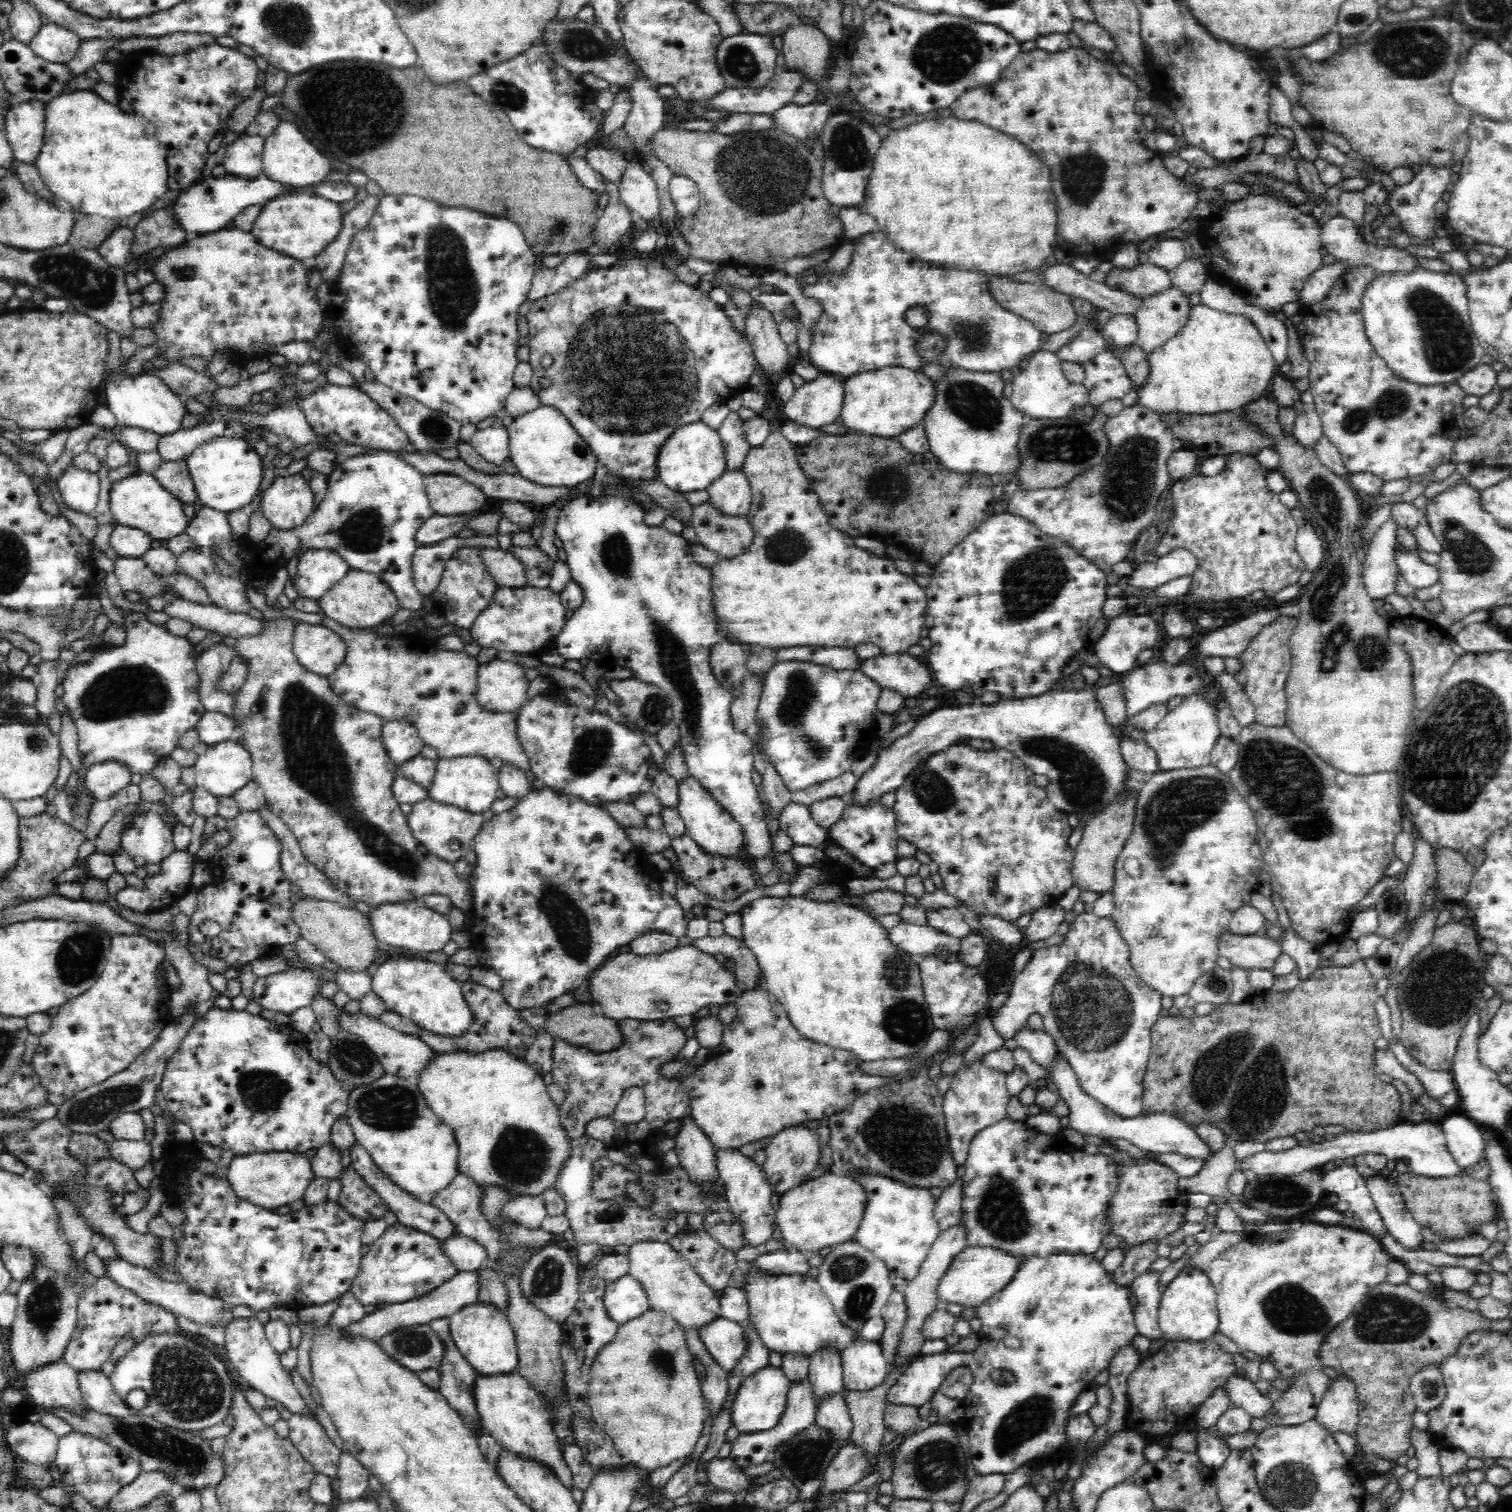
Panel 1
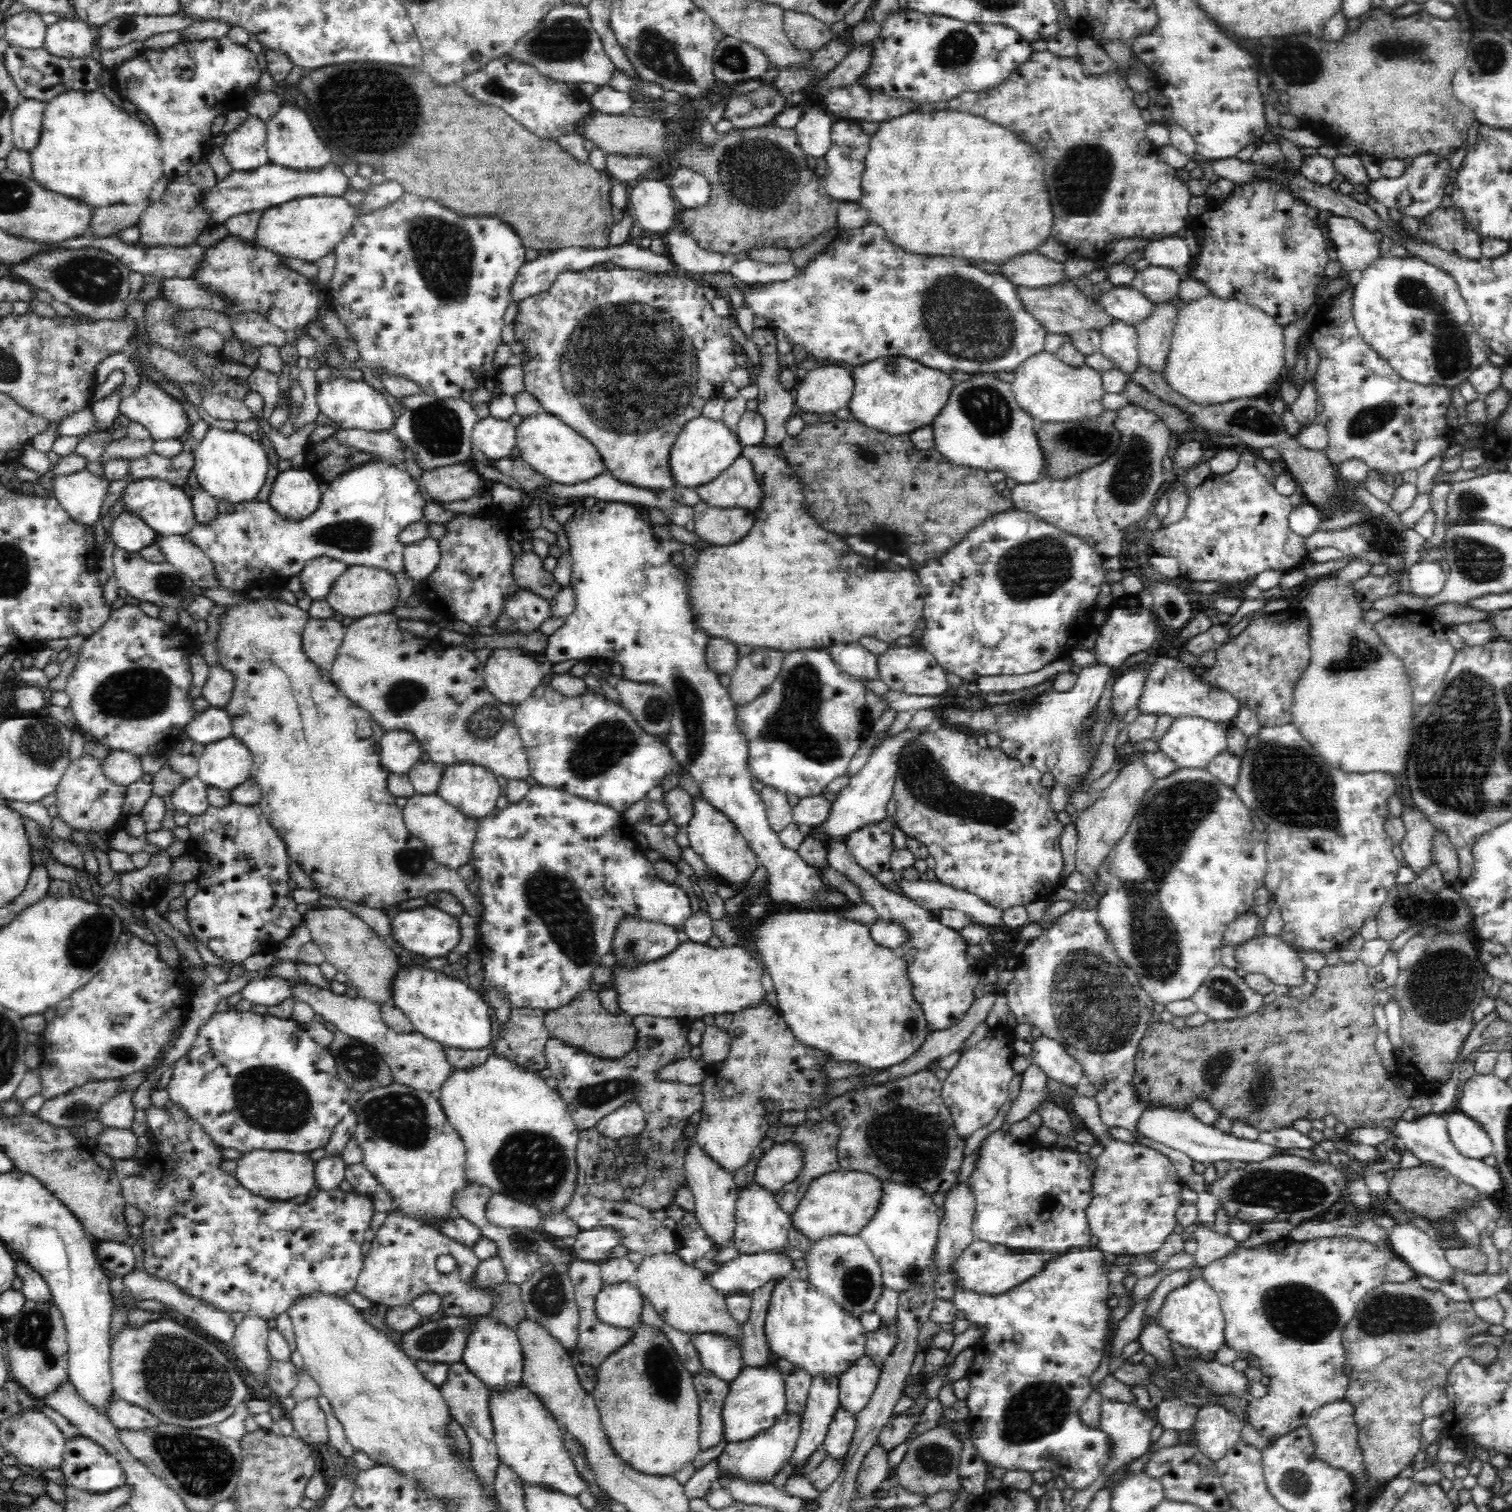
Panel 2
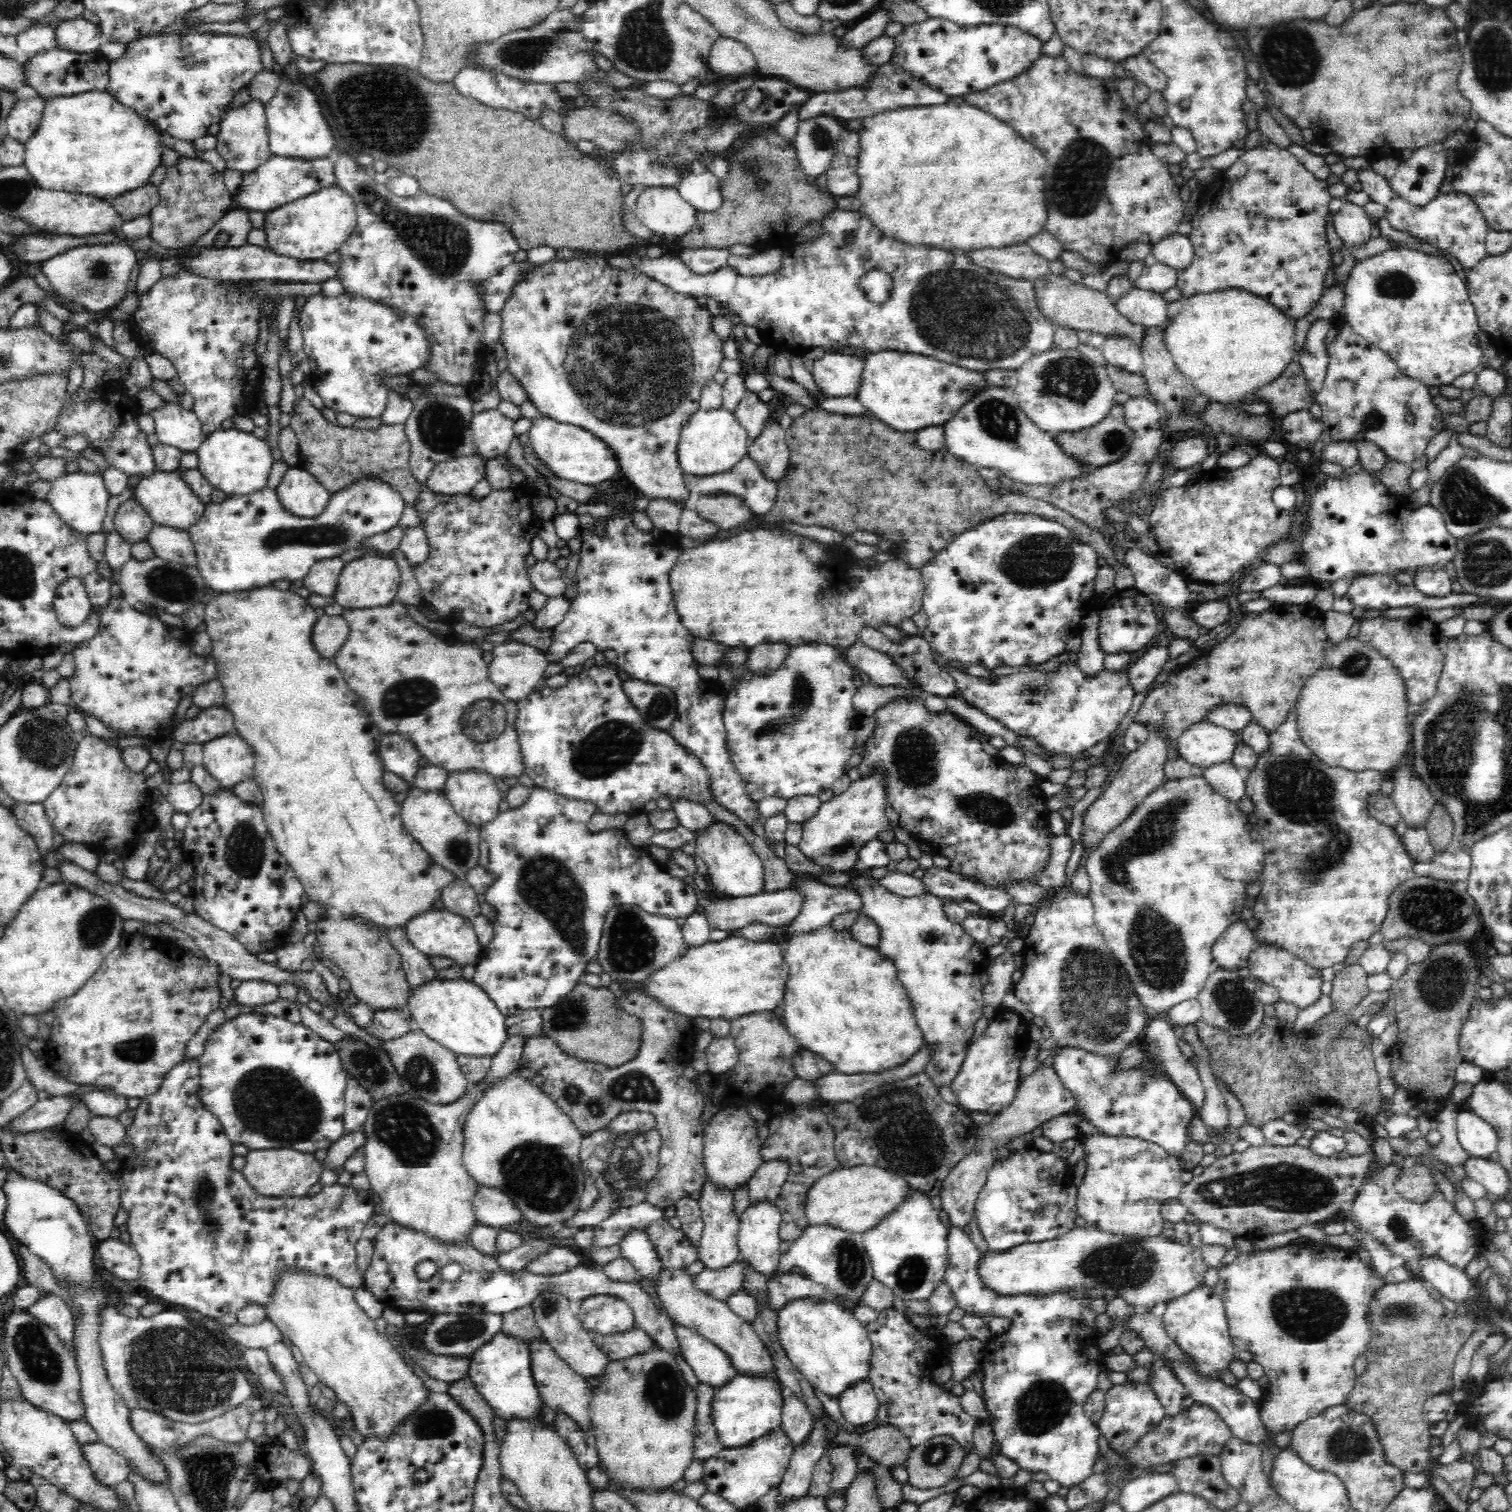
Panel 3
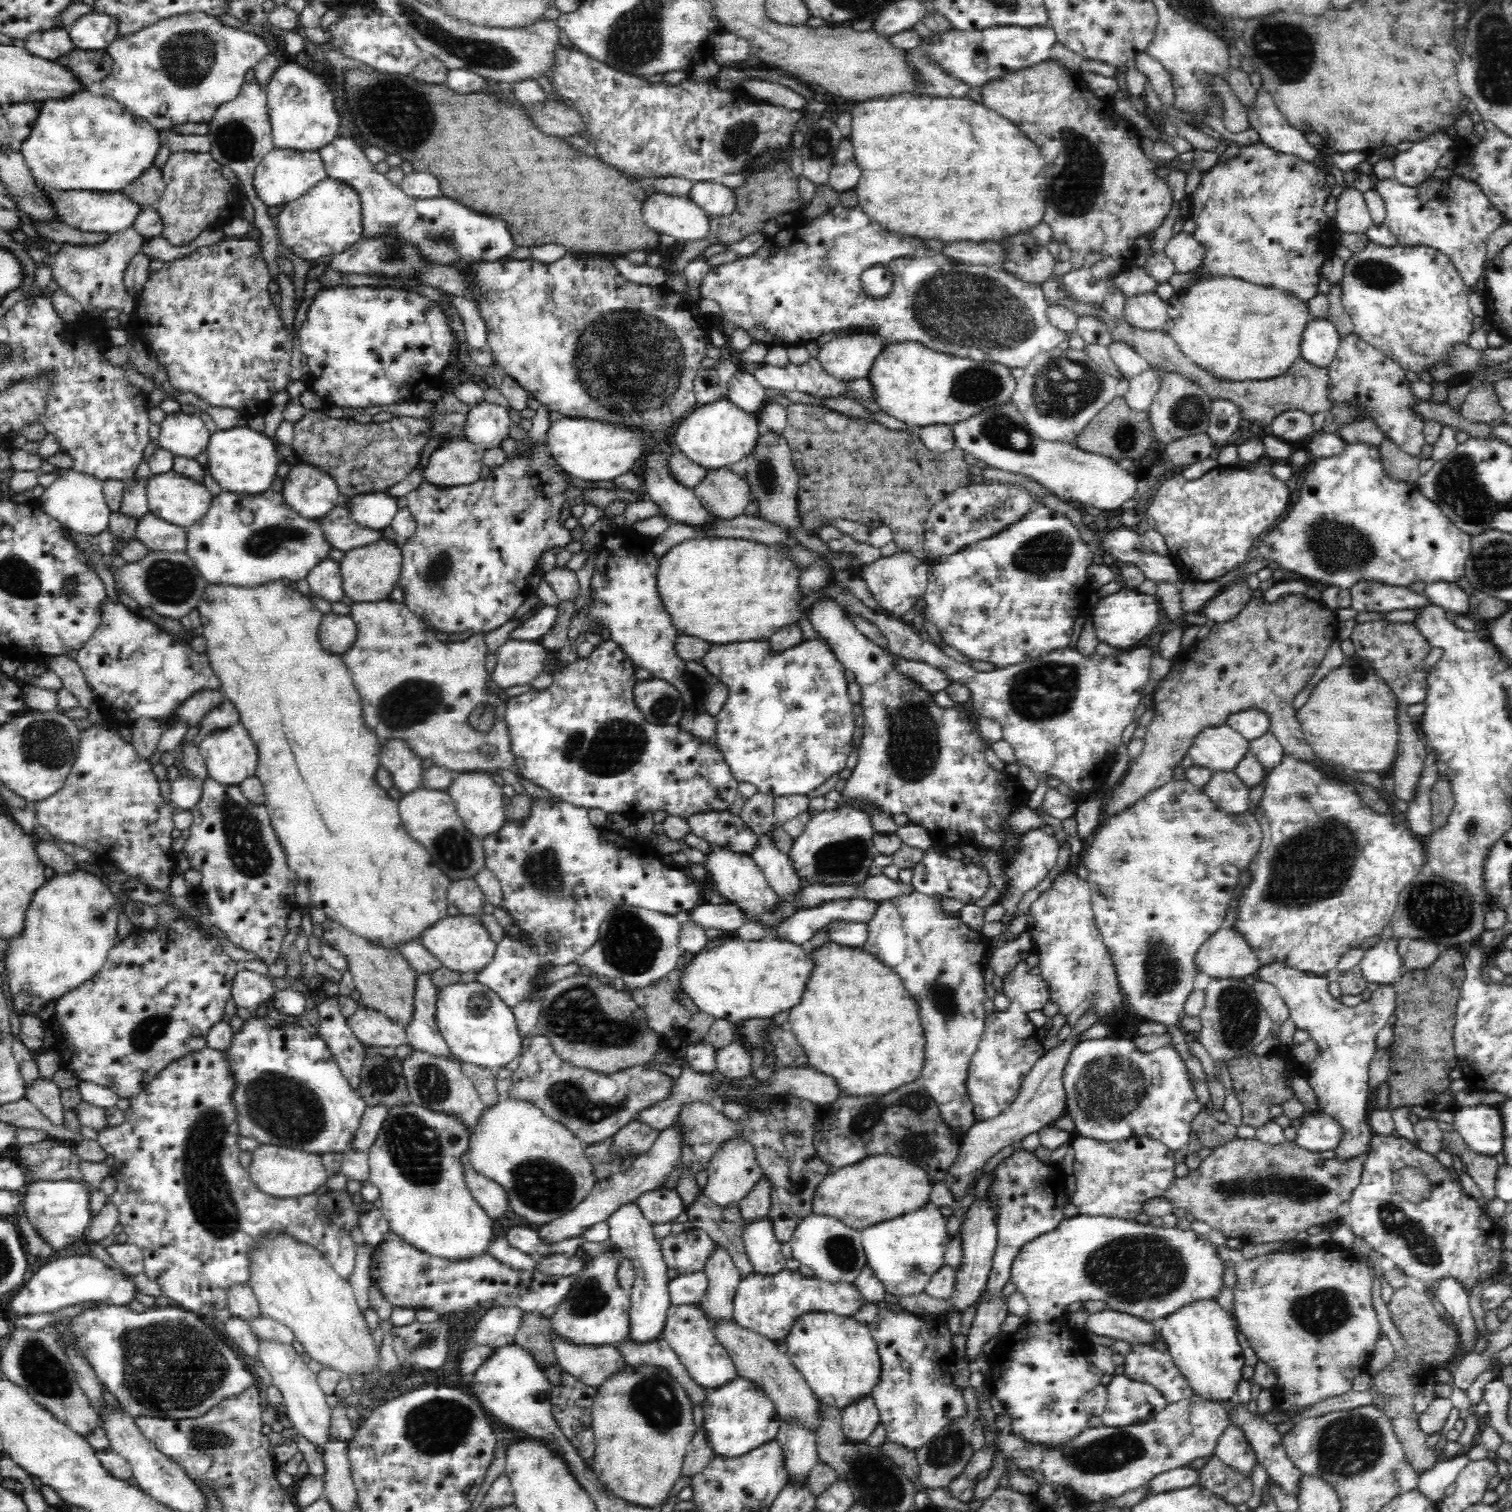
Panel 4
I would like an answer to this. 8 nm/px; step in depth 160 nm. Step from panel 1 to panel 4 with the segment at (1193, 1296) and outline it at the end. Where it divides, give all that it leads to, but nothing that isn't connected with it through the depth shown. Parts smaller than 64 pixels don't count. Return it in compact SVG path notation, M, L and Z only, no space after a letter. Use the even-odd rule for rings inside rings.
M1216 1299L1198 1300L1166 1316L1161 1335L1180 1373L1201 1398L1224 1402L1236 1396L1236 1384L1245 1366L1236 1337L1234 1318Z

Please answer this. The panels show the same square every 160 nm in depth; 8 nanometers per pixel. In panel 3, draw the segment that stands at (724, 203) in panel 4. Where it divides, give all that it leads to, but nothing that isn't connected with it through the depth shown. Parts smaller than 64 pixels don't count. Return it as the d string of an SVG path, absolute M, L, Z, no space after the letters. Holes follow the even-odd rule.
M692 170L680 178L676 190L697 211L712 212L723 203L719 178L709 170Z

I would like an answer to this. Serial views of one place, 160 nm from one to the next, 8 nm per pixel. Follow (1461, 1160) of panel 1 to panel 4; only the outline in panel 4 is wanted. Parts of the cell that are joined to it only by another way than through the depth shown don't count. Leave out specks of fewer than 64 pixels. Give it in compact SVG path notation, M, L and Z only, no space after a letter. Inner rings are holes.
M1495 1105L1460 1106L1452 1112L1455 1130L1475 1153L1493 1157L1501 1152L1503 1117Z

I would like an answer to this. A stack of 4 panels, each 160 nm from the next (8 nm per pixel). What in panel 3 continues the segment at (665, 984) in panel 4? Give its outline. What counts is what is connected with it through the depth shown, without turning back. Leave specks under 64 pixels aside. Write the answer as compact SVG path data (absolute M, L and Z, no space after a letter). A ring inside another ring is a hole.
M638 989L617 995L618 1007L637 1016L641 1022L641 1042L634 1059L614 1068L590 1063L566 1054L555 1040L544 1035L525 1042L521 1058L525 1060L524 1067L532 1068L546 1078L540 1086L542 1092L572 1119L582 1136L606 1128L622 1112L654 1115L652 1129L658 1131L661 1140L658 1171L653 1179L642 1185L645 1200L666 1209L694 1190L700 1190L706 1178L704 1130L700 1126L705 1098L698 1084L684 1076L696 1032L690 1017L672 1011Z

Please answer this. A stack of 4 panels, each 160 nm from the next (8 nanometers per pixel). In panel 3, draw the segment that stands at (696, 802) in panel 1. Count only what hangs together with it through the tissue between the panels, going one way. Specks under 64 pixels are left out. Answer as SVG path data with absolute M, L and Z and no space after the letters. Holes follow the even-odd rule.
M716 821L707 830L694 833L694 855L707 864L708 883L728 898L755 896L763 893L764 867L760 857L734 827Z

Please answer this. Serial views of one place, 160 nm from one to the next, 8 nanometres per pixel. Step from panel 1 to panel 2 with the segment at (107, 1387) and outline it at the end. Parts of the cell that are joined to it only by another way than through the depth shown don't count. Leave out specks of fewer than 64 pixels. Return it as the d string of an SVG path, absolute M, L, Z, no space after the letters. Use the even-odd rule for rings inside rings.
M119 1396L111 1399L110 1410L106 1412L112 1424L118 1428L152 1428L159 1423L158 1418L143 1408L131 1405Z

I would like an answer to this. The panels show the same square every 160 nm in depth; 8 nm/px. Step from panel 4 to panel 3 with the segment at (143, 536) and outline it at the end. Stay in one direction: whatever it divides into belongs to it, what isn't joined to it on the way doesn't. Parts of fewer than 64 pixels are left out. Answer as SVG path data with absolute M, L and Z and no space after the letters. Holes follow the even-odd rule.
M154 525L147 541L156 557L190 567L197 566L195 546L187 531Z

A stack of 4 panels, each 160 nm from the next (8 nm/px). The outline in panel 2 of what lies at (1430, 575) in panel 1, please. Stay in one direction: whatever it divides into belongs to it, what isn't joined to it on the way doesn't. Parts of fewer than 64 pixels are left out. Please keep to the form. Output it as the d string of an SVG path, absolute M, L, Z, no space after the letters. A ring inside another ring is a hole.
M1436 561L1415 563L1406 571L1410 590L1418 596L1434 596L1438 594L1446 582L1447 574Z

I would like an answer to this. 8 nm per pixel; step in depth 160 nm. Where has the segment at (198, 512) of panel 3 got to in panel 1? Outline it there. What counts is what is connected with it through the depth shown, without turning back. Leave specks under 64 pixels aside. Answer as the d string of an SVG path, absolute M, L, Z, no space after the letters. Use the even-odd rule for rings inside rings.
M138 472L112 482L108 503L115 523L148 533L154 544L178 536L187 527L187 518L182 512L183 504L180 503L179 497L169 493L154 475Z

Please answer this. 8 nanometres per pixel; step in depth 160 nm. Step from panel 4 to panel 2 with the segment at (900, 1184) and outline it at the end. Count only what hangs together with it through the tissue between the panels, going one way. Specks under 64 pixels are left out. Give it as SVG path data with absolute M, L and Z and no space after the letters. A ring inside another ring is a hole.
M842 1168L815 1178L808 1184L795 1212L790 1215L792 1229L803 1233L811 1244L821 1241L824 1237L857 1236L879 1207L883 1181L878 1178Z

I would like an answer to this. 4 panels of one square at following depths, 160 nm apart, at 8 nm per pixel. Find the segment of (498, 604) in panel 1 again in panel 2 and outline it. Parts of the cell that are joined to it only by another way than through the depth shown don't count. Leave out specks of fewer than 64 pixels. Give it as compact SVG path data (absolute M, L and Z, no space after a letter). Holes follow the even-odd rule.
M519 589L504 604L499 618L490 626L495 629L494 635L525 635L540 630L541 624L552 616L550 599L526 589Z

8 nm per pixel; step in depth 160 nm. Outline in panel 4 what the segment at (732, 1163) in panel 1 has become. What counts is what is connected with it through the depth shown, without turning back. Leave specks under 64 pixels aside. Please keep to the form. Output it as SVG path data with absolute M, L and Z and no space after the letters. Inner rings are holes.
M769 1215L762 1216L741 1228L746 1255L753 1271L760 1275L776 1275L785 1270L787 1259L781 1252L781 1243L773 1232Z

